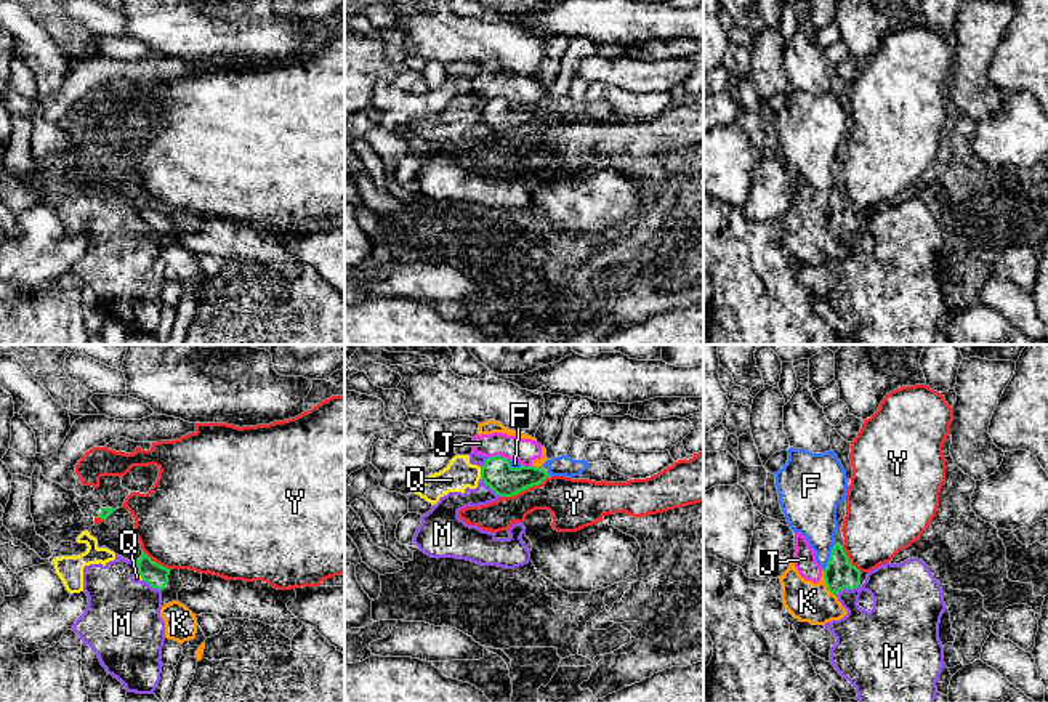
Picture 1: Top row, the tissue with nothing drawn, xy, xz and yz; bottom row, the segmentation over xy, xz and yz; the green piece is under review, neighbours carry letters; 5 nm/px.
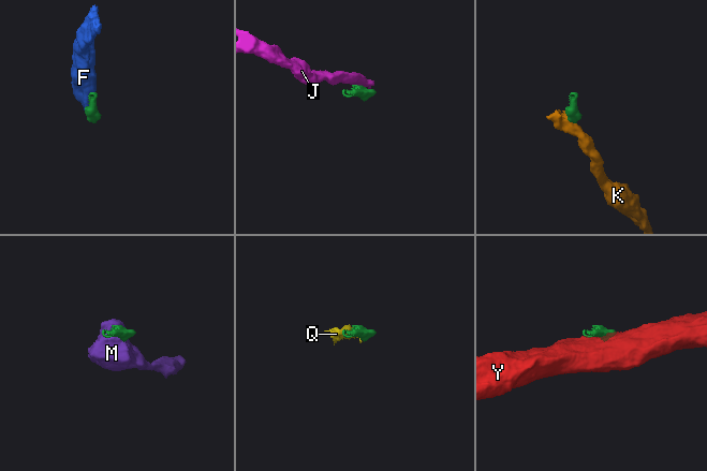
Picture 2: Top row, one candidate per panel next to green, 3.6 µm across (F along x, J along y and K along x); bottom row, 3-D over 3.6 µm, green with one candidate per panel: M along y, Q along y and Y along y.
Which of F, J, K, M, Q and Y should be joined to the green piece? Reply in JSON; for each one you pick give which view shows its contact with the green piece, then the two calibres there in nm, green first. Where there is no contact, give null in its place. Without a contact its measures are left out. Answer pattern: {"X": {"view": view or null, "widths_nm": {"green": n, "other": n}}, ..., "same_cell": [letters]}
{"same_cell": []}

